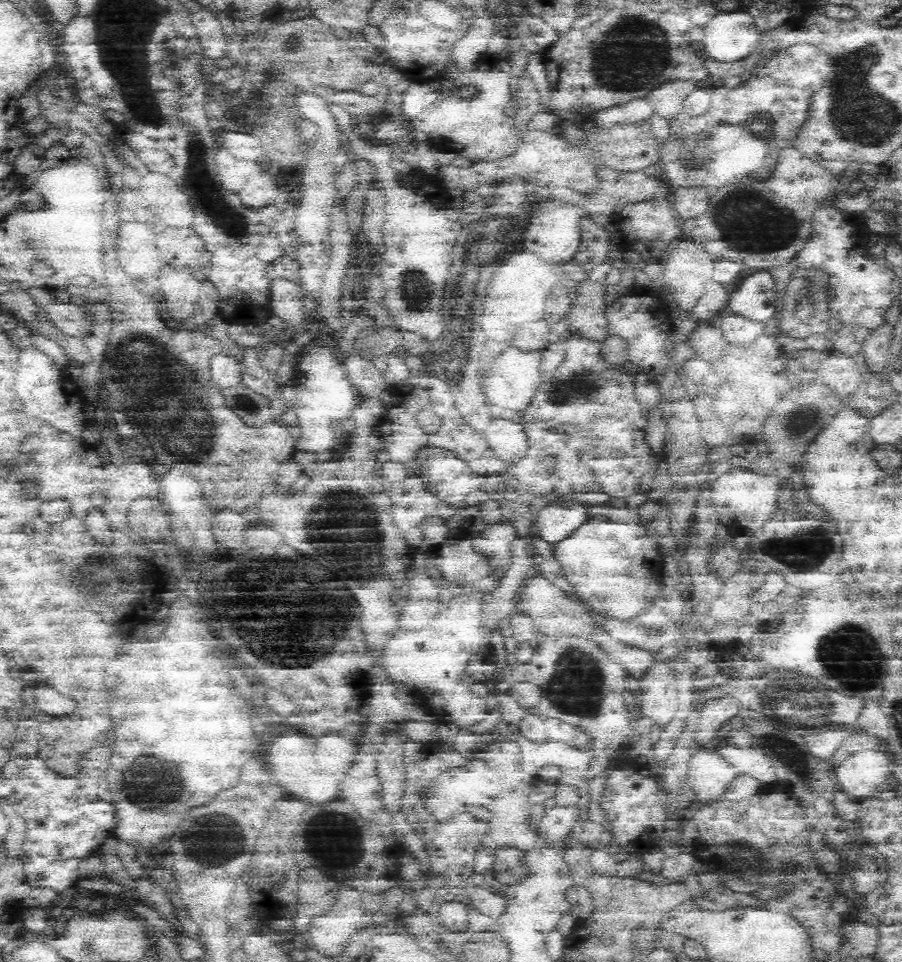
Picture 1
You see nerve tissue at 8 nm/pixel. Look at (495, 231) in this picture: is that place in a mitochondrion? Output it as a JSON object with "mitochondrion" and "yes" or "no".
{"mitochondrion":"yes"}

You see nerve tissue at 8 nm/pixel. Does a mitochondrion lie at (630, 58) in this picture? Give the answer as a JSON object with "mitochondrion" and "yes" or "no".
{"mitochondrion":"yes"}

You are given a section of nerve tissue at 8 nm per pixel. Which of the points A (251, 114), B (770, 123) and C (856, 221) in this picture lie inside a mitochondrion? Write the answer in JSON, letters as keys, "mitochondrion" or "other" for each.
{"A":"mitochondrion","B":"mitochondrion","C":"other"}

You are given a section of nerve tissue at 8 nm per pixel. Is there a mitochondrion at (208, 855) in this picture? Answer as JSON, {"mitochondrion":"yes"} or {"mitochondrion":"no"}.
{"mitochondrion":"yes"}

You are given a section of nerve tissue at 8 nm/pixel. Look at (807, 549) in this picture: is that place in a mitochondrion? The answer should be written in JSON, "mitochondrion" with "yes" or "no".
{"mitochondrion":"yes"}

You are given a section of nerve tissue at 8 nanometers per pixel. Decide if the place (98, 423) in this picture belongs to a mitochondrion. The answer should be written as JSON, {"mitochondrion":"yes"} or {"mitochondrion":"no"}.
{"mitochondrion":"no"}

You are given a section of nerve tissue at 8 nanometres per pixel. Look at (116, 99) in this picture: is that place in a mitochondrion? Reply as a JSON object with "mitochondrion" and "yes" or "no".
{"mitochondrion":"no"}

